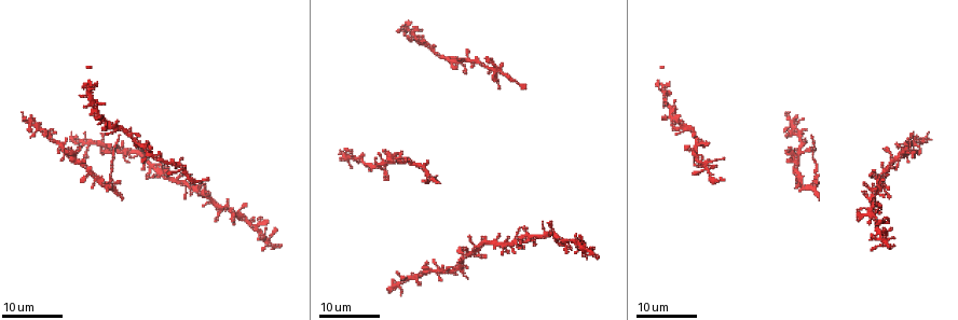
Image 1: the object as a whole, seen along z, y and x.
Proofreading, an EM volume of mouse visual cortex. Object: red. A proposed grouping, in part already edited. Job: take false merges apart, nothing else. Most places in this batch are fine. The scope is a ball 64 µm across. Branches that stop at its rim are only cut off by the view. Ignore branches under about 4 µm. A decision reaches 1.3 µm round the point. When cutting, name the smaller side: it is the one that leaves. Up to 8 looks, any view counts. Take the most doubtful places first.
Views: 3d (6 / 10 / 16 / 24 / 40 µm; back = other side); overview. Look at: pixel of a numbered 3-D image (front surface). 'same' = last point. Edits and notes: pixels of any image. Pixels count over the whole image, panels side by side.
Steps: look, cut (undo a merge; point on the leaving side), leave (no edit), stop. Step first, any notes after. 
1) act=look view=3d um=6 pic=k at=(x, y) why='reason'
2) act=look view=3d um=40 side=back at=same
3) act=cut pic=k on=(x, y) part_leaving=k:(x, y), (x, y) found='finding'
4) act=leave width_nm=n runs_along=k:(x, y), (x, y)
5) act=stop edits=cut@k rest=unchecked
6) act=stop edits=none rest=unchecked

act=look view=3d um=24 pic=1 at=(111, 181) why='four or more arms meet'

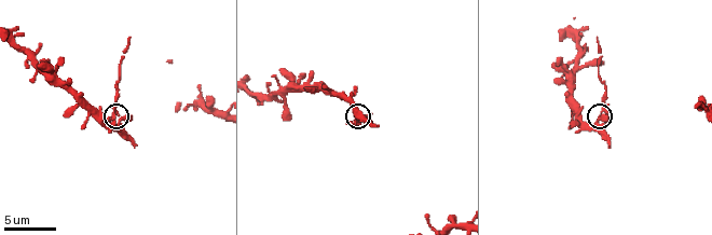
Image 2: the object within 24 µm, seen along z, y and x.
act=look view=3d um=6 pic=2 at=(119, 120)

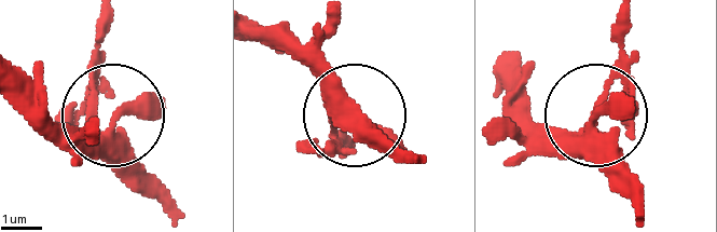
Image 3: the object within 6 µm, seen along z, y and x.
act=look view=3d um=6 side=back pic=3 at=(599, 114) why='other side'

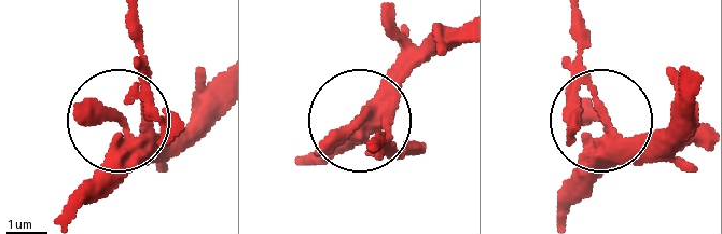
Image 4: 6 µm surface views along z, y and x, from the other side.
act=cut pic=4 on=(162, 139) part_leaving=4:(149, 77), (139, 18) found='a second neuron is stuck on'

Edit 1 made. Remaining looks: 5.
act=look view=overview why='see it whole again'

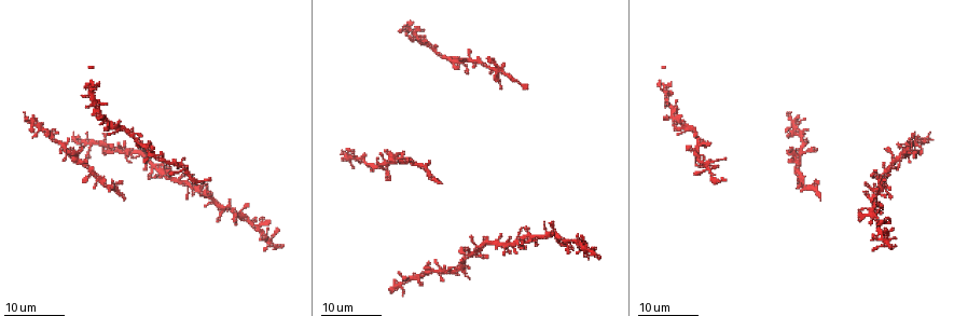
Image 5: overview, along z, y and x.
act=look view=3d um=24 pic=5 at=(456, 60)

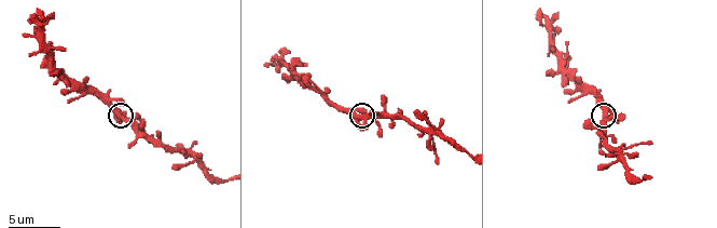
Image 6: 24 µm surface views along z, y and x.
act=look view=3d um=6 pic=6 at=(365, 118) why='closer look'

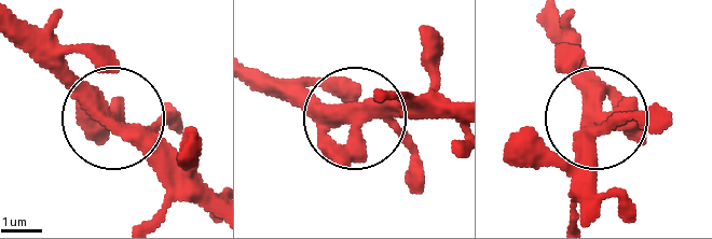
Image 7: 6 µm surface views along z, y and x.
act=leave width_nm=410 found='continuous, no second neuron'

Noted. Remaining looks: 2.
act=look view=3d um=10 pic=2 at=(202, 99) why='three-way junction'

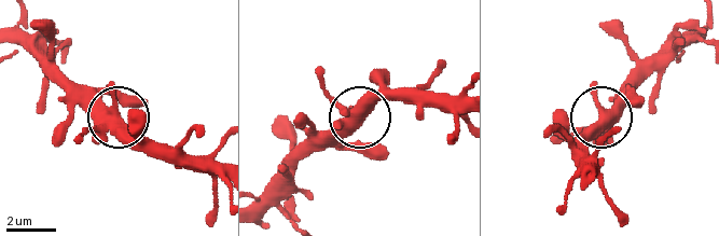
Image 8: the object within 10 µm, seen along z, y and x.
act=leave side_arm_um=19 arms=3 found='continuous, no second neuron'

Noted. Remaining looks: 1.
act=look view=3d um=6 pic=2 at=(307, 84) why='three-way junction'

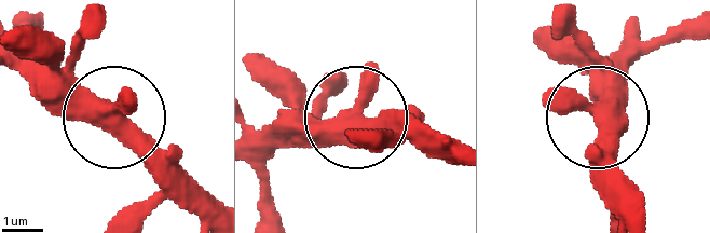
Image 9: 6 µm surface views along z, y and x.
act=leave arms=3 runs_along=9:(451, 160), (347, 118), (306, 121), (269, 149) found='all the same neuron'

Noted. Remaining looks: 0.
act=stop edits=cut@4 rest=unchecked

